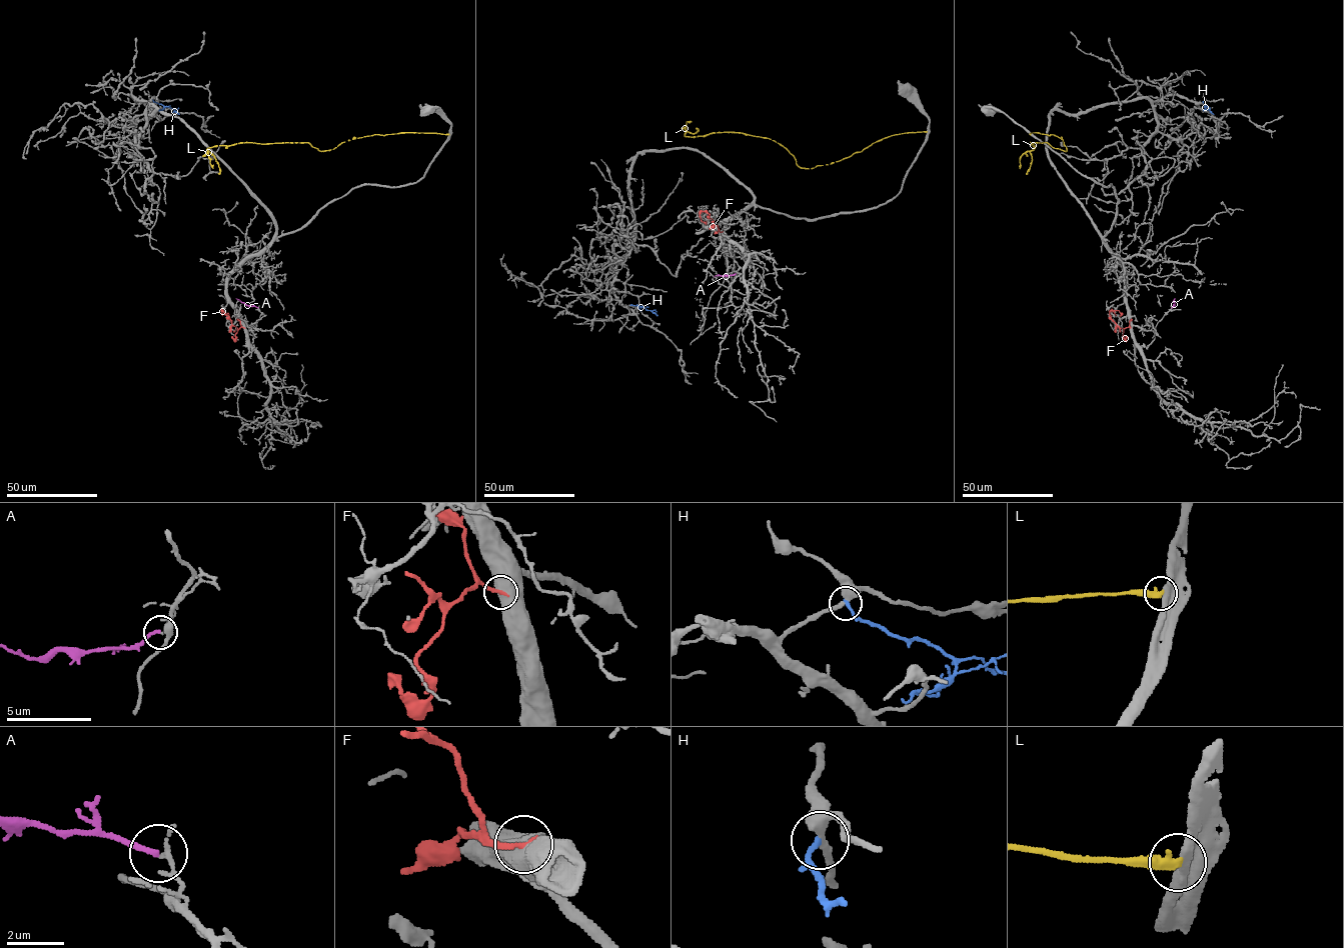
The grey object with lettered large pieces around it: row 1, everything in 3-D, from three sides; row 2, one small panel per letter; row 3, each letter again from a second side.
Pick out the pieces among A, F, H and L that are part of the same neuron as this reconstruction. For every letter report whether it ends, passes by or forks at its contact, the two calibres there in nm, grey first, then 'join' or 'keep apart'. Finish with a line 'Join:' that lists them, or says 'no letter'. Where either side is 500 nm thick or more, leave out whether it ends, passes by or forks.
A: it ends | 110/190 nm | keep apart
F: 750/190 nm | keep apart
H: it ends | 400/190 nm | keep apart
L: 600/360 nm | keep apart
Join: no letter

